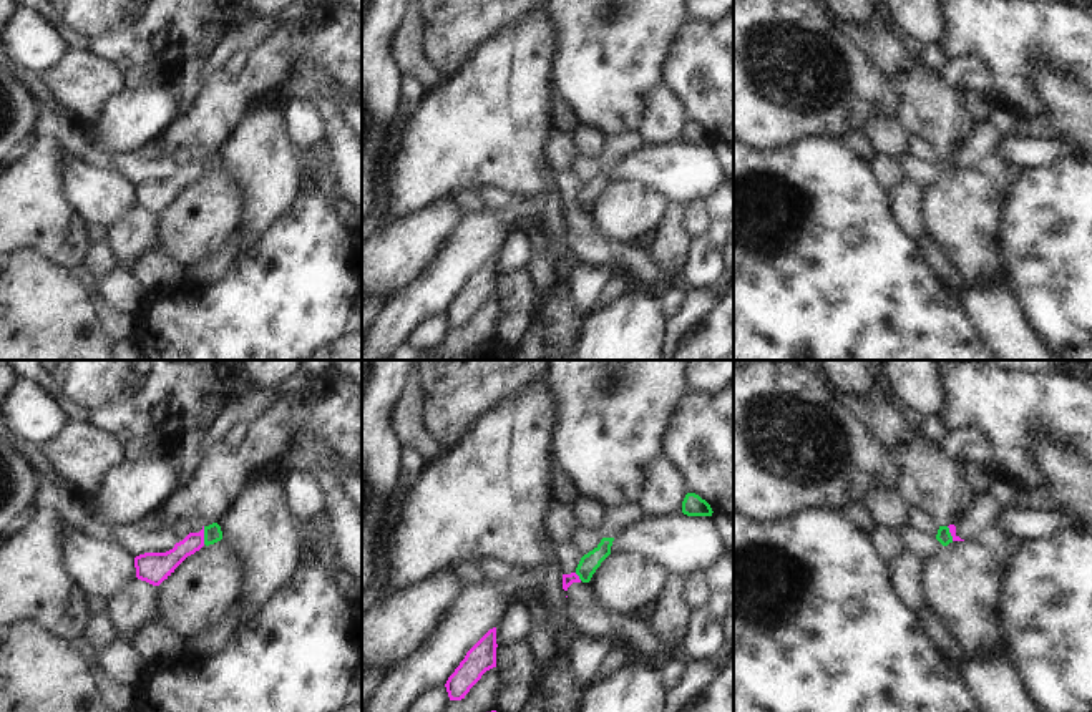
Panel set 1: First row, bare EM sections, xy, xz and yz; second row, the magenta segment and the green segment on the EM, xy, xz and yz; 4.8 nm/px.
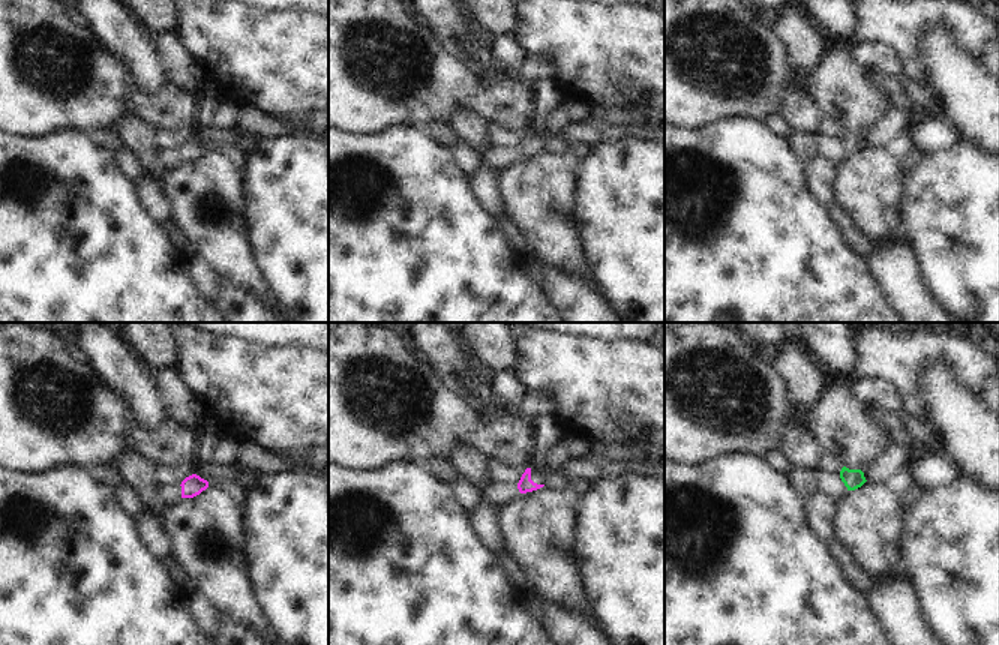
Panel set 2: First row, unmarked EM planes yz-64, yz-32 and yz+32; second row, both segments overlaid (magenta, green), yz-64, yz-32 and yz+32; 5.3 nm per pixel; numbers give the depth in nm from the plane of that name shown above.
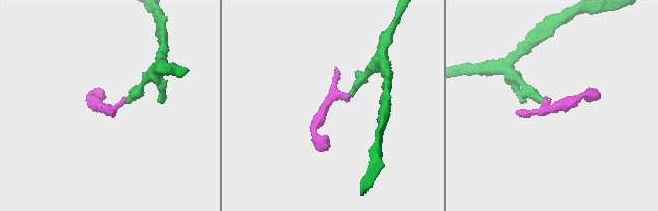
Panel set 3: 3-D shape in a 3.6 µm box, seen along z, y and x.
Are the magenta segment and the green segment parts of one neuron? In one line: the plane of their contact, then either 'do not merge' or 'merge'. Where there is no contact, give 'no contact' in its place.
xy | do not merge

